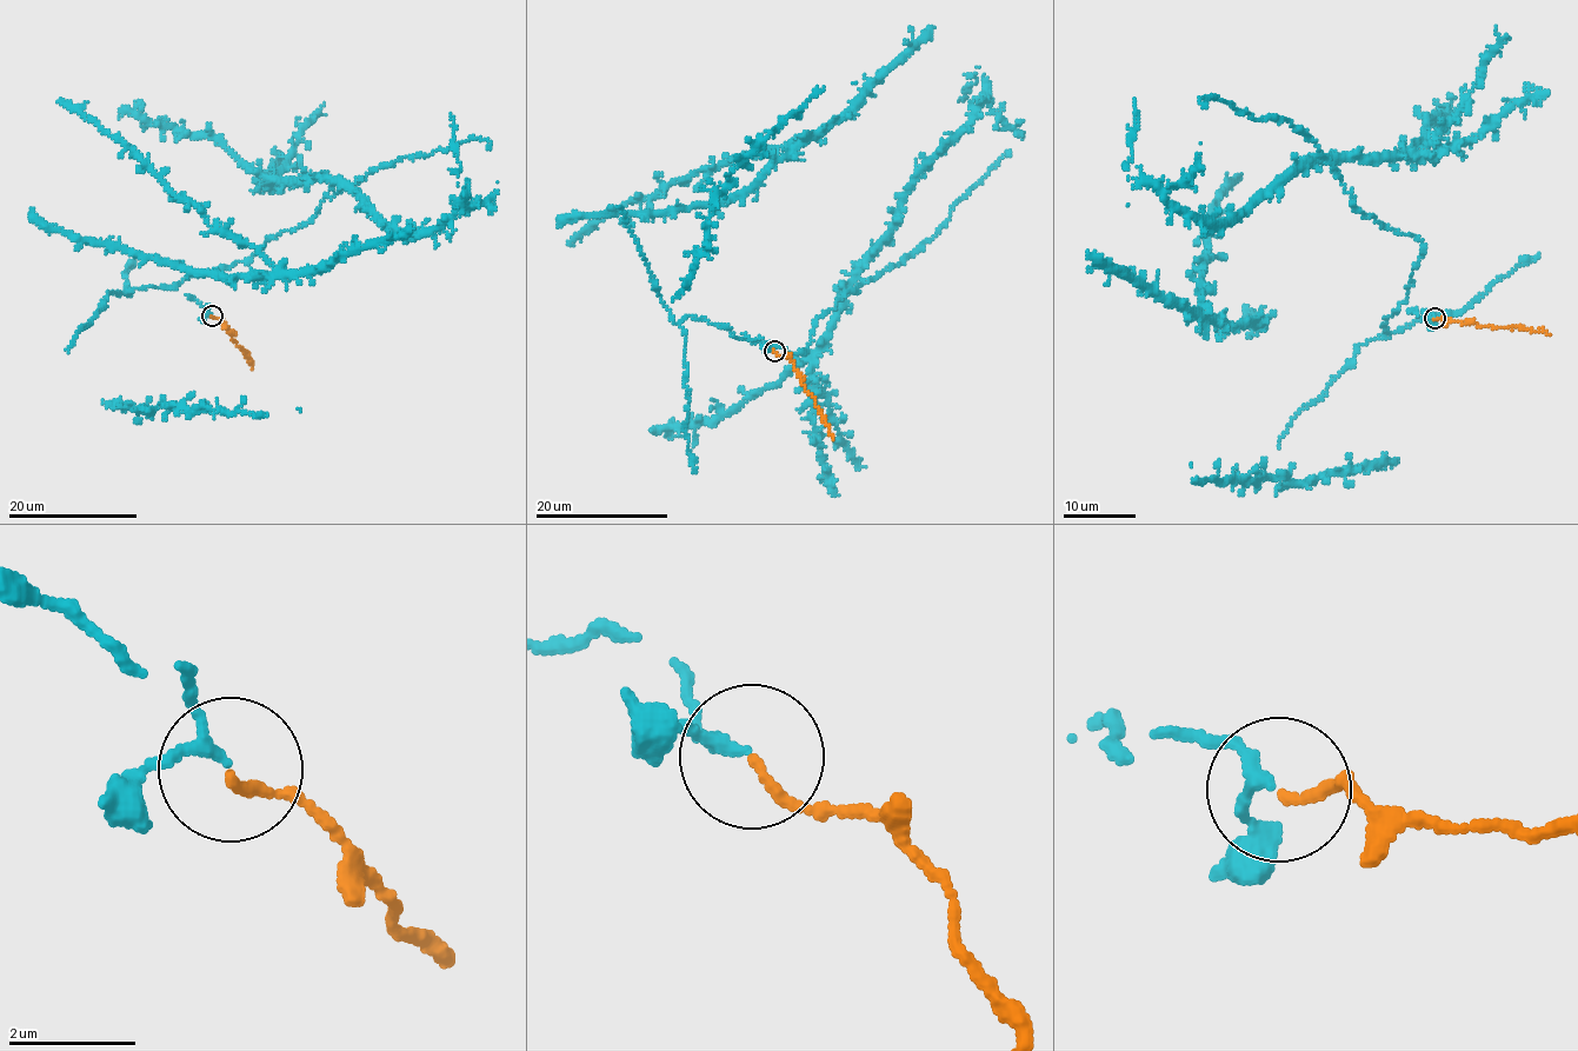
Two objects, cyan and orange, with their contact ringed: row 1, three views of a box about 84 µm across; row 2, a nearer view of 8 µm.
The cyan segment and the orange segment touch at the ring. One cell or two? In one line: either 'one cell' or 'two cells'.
one cell

